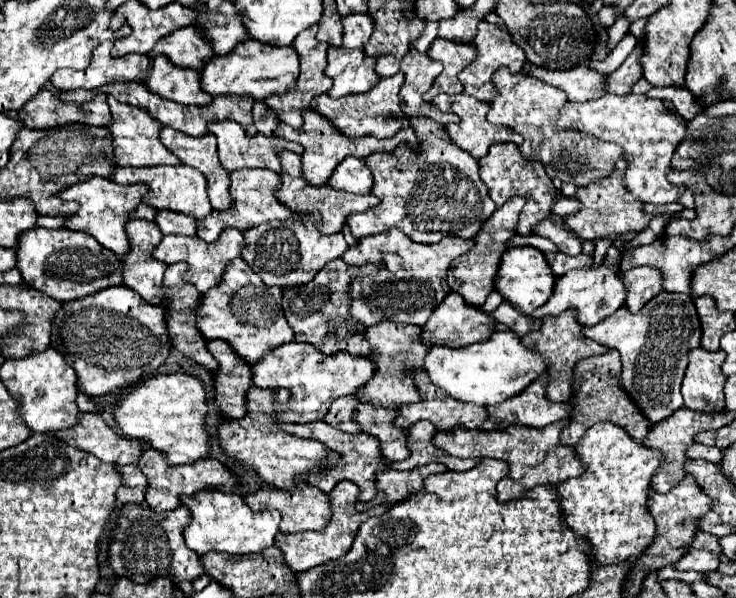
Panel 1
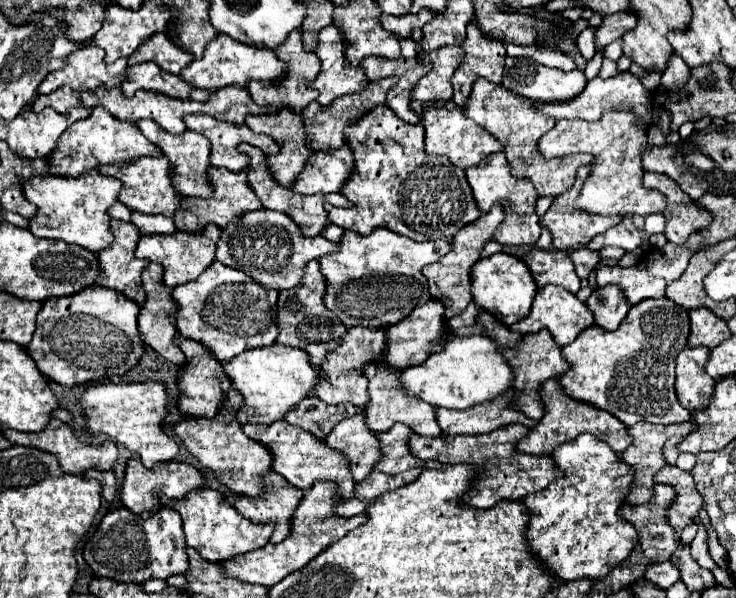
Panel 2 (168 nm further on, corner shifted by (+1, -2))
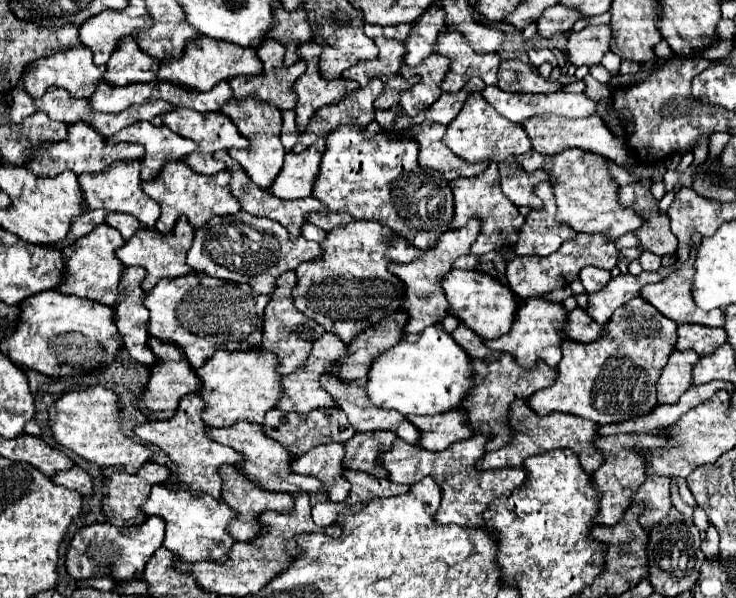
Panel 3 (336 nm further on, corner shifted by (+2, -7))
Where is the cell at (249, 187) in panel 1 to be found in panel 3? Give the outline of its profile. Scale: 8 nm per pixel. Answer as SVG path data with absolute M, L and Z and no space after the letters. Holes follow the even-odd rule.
M173 161L173 165L165 167L165 173L161 173L161 181L147 181L143 183L143 189L149 197L153 197L161 205L161 219L157 221L155 229L161 233L173 231L173 225L177 223L179 215L185 215L191 225L195 227L205 227L209 219L215 215L233 215L241 211L239 199L235 199L229 191L229 185L223 185L221 181L229 181L227 173L219 173L217 177L213 175L201 175L193 171L185 161Z

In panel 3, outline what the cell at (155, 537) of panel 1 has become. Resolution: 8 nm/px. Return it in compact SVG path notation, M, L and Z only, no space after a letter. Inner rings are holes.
M153 515L141 527L115 527L111 523L95 523L83 527L73 537L65 565L73 579L99 579L111 577L115 581L141 581L147 561L153 553L163 547L165 539L165 519Z

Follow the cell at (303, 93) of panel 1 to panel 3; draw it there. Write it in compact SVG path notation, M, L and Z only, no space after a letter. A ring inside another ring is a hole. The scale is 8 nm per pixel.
M265 39L265 45L261 45L261 49L257 49L259 59L263 61L263 69L265 73L261 73L261 77L233 77L233 81L229 81L233 93L237 99L247 99L247 97L257 97L259 101L271 103L279 109L293 109L295 107L295 93L293 93L293 83L297 81L299 75L305 73L307 65L303 61L285 67L283 65L283 55L285 55L285 45L277 39Z

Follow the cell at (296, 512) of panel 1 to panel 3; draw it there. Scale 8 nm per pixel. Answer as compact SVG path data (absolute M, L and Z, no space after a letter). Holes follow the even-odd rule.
M225 465L221 469L221 479L223 479L223 501L237 513L237 517L229 523L229 533L233 533L233 539L237 541L253 541L257 537L263 537L265 527L259 521L261 513L265 511L277 511L277 513L291 513L293 511L293 497L289 493L271 493L259 487L255 481L247 479L237 467Z

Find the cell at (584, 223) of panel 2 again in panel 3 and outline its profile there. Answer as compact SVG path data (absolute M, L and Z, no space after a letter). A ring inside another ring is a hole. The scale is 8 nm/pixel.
M551 181L541 183L541 187L537 187L535 193L545 203L545 209L531 211L527 215L527 221L521 227L521 237L515 243L515 253L545 257L555 253L561 247L561 243L571 241L577 235L577 231L555 219L555 195Z

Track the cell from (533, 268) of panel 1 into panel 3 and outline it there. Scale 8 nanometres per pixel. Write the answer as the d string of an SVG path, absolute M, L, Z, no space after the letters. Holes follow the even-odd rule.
M453 269L447 273L445 283L443 283L447 301L449 301L449 313L459 317L461 323L465 323L469 329L473 329L479 337L483 339L497 339L505 333L515 323L517 309L519 309L519 299L511 291L509 285L501 283L497 277L491 277L481 271L465 271L465 269Z

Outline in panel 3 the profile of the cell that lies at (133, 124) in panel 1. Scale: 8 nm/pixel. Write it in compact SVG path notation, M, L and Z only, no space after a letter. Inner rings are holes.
M73 123L69 125L69 135L67 139L59 141L59 143L51 143L47 147L41 147L33 161L29 163L29 169L35 175L59 175L63 171L73 171L73 173L93 173L93 171L103 171L105 167L109 167L115 161L129 161L129 159L143 159L145 149L139 143L127 143L127 141L119 141L119 143L109 143L103 135L99 135L91 125L85 123Z

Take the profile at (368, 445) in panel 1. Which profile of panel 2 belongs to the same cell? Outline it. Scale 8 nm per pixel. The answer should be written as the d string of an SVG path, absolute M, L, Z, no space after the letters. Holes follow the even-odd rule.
M278 420L278 424L270 424L266 428L262 428L260 424L244 424L242 432L246 432L246 436L250 436L252 440L258 440L260 444L266 444L266 448L270 448L270 454L274 456L272 470L278 472L280 476L284 476L294 488L310 490L316 480L326 480L326 482L334 482L338 486L340 498L352 498L354 480L352 480L350 468L346 464L346 458L340 452L330 450L316 436L310 436L310 432L304 432L298 426L290 426L284 420Z

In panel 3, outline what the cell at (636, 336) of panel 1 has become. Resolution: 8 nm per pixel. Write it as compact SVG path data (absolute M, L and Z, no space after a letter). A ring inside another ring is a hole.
M643 299L625 303L609 319L605 333L591 343L565 339L563 357L557 365L557 381L529 397L529 405L547 415L551 411L573 413L597 425L623 423L649 415L657 405L657 381L667 357L675 351L677 323L659 313Z

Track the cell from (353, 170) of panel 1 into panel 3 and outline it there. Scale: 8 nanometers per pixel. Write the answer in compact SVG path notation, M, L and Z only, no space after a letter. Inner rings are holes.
M315 141L309 149L305 149L305 153L287 153L285 165L269 191L279 199L301 199L313 195L323 153L325 141Z

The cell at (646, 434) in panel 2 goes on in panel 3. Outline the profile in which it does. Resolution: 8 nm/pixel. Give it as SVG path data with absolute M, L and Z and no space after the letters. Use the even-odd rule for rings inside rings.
M611 435L611 437L599 437L597 447L605 451L603 465L593 473L597 481L597 489L601 489L601 505L599 505L599 517L597 523L615 525L621 521L621 515L625 515L627 507L631 505L633 495L637 493L637 487L647 479L647 465L645 465L645 451L663 447L667 441L665 435Z

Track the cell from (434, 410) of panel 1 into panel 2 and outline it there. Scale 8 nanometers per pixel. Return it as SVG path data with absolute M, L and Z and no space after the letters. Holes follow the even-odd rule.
M366 366L362 368L362 372L366 372L368 376L368 404L364 408L364 416L366 416L366 426L372 432L384 432L388 428L392 428L396 422L402 422L410 428L414 428L416 434L420 436L440 436L440 426L436 422L434 416L434 408L418 398L408 398L402 388L399 388L400 372L398 370L388 370L382 366Z

